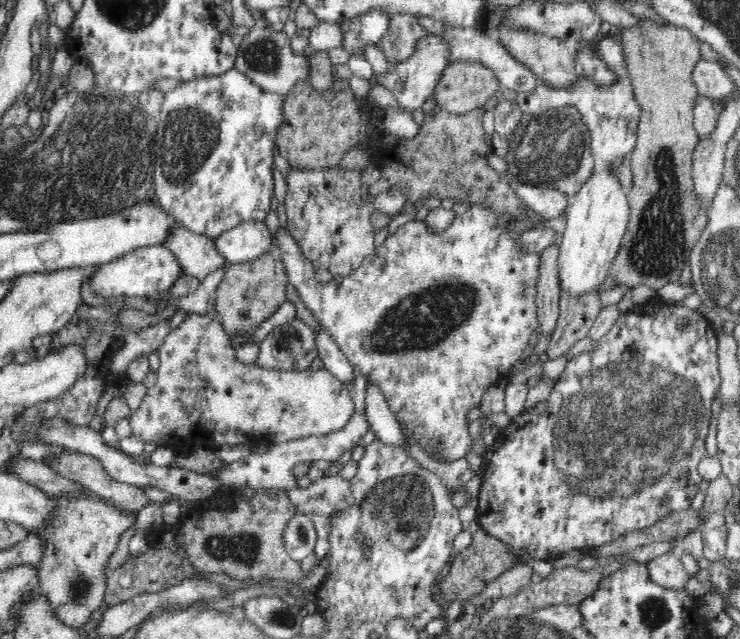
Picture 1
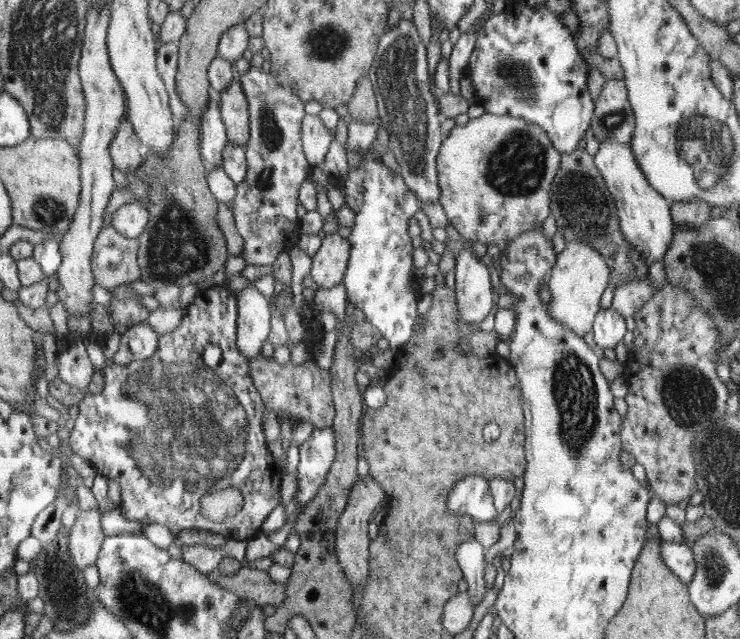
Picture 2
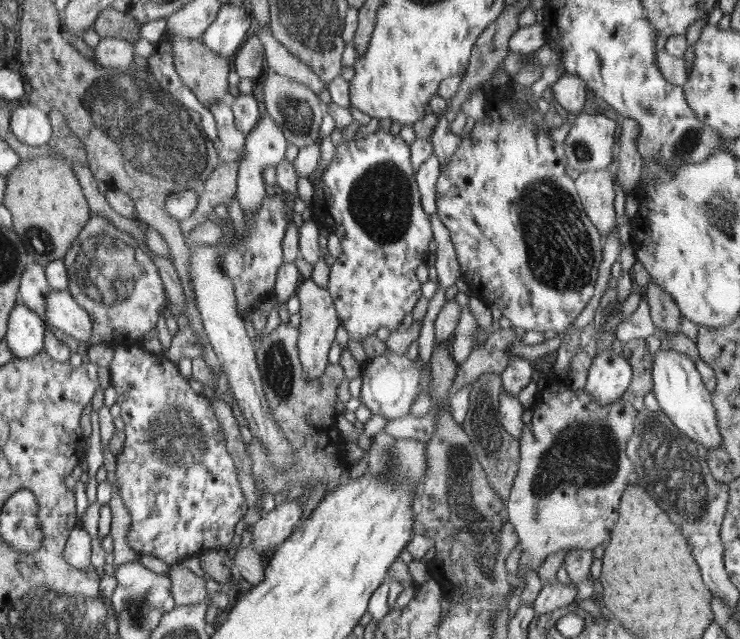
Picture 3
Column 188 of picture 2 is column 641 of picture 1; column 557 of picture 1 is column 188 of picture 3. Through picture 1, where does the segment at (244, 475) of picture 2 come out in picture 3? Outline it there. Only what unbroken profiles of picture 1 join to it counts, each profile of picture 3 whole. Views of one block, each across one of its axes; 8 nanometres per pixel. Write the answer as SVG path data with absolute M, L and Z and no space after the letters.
M120 344L114 346L114 358L106 371L106 382L113 385L118 394L116 404L120 406L120 414L125 424L125 441L120 449L120 453L116 455L116 484L120 489L120 496L124 506L128 508L132 523L130 523L129 531L126 536L126 543L139 556L154 556L168 566L172 566L178 561L189 559L192 556L203 554L202 548L206 548L206 552L210 548L218 550L219 548L228 548L228 544L234 538L234 526L240 522L240 518L246 514L246 499L245 492L242 490L241 480L237 464L233 460L233 456L229 451L224 428L217 418L214 411L214 402L210 402L210 398L206 398L206 394L198 393L194 390L194 382L190 382L190 378L186 378L186 374L182 374L182 366L178 366L178 362L172 362L162 355L150 353L144 350L141 345Z

